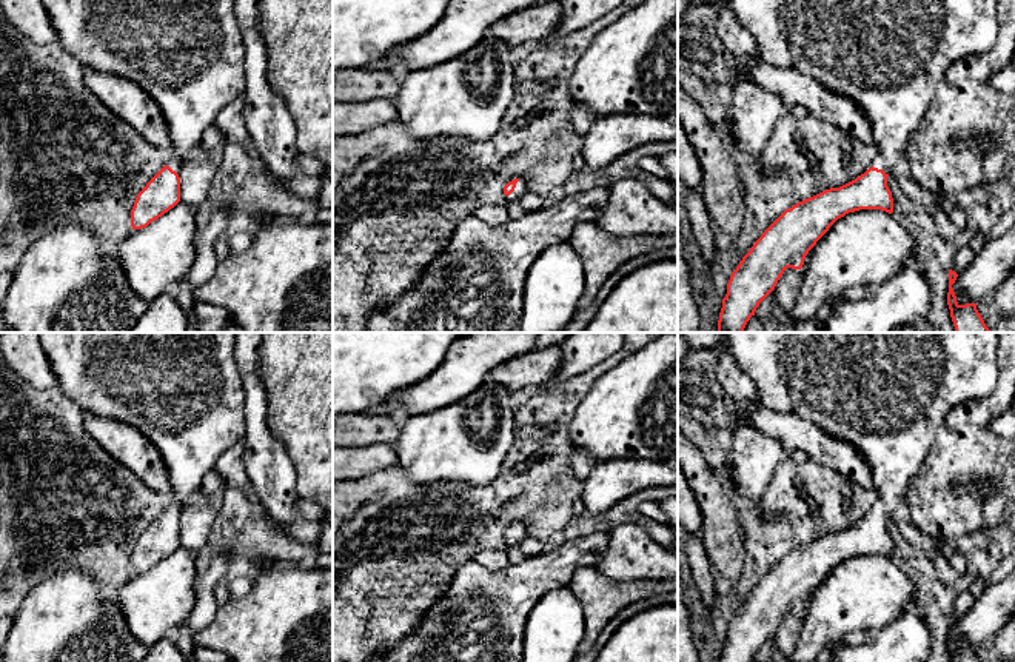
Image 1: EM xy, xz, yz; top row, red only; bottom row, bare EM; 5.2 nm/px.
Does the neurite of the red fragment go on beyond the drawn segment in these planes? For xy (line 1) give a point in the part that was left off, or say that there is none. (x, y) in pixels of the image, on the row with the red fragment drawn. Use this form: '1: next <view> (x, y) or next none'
1: next xy (188, 56)

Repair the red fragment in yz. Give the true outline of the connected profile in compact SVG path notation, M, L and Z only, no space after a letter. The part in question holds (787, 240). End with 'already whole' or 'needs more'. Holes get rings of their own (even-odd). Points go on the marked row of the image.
M724 0L738 22L752 34L758 57L773 66L796 68L832 92L850 99L872 123L876 157L855 180L826 189L786 209L742 257L727 283L718 333L742 333L759 303L775 289L787 268L801 269L804 259L829 228L849 212L881 209L893 212L887 177L906 169L904 151L910 134L924 119L935 88L949 66L967 55L990 51L1000 35L998 0Z; needs more

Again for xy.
M42 0L59 45L86 69L125 77L159 106L168 126L173 159L137 194L132 229L146 228L180 202L183 155L217 114L245 92L245 45L236 0Z; needs more

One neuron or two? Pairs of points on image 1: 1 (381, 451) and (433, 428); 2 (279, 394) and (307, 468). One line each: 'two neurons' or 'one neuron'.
1: two neurons
2: one neuron

